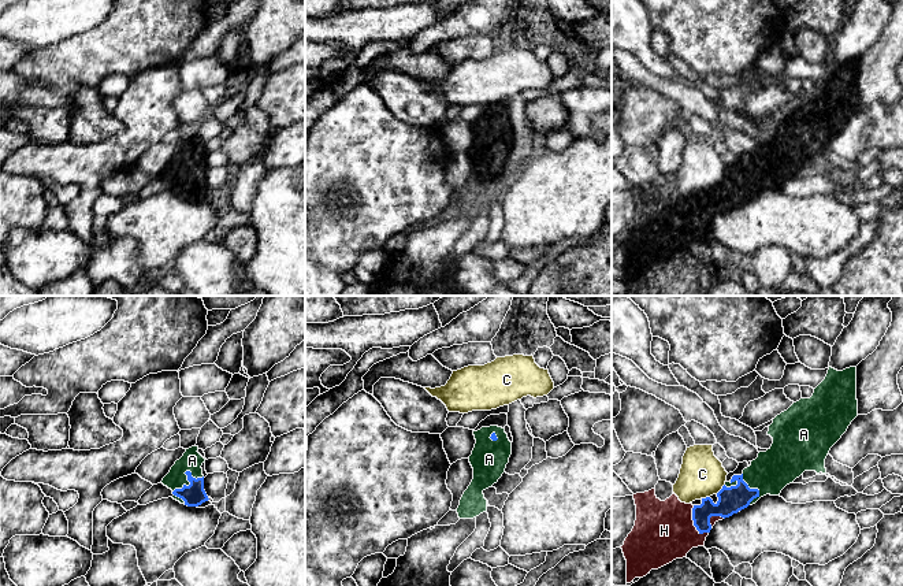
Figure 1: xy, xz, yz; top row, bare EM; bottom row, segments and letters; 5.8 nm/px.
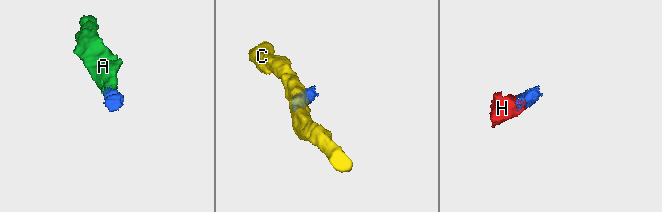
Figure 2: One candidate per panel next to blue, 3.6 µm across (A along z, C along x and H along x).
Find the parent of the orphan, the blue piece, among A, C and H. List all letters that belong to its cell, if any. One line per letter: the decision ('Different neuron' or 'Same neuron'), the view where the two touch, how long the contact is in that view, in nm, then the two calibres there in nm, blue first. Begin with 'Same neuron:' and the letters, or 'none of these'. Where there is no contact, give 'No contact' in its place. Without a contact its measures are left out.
Same neuron: A, H
A: Same neuron. Touches blue in xy. Shared border 200 nm. Thickness 130 nm (blue) against 120 nm
C: Different neuron. Touches blue in yz. Shared border 80 nm. Thickness 160 nm (blue) against 260 nm
H: Same neuron. Touches blue in yz. Shared border 190 nm. Thickness 140 nm (blue) against 360 nm

